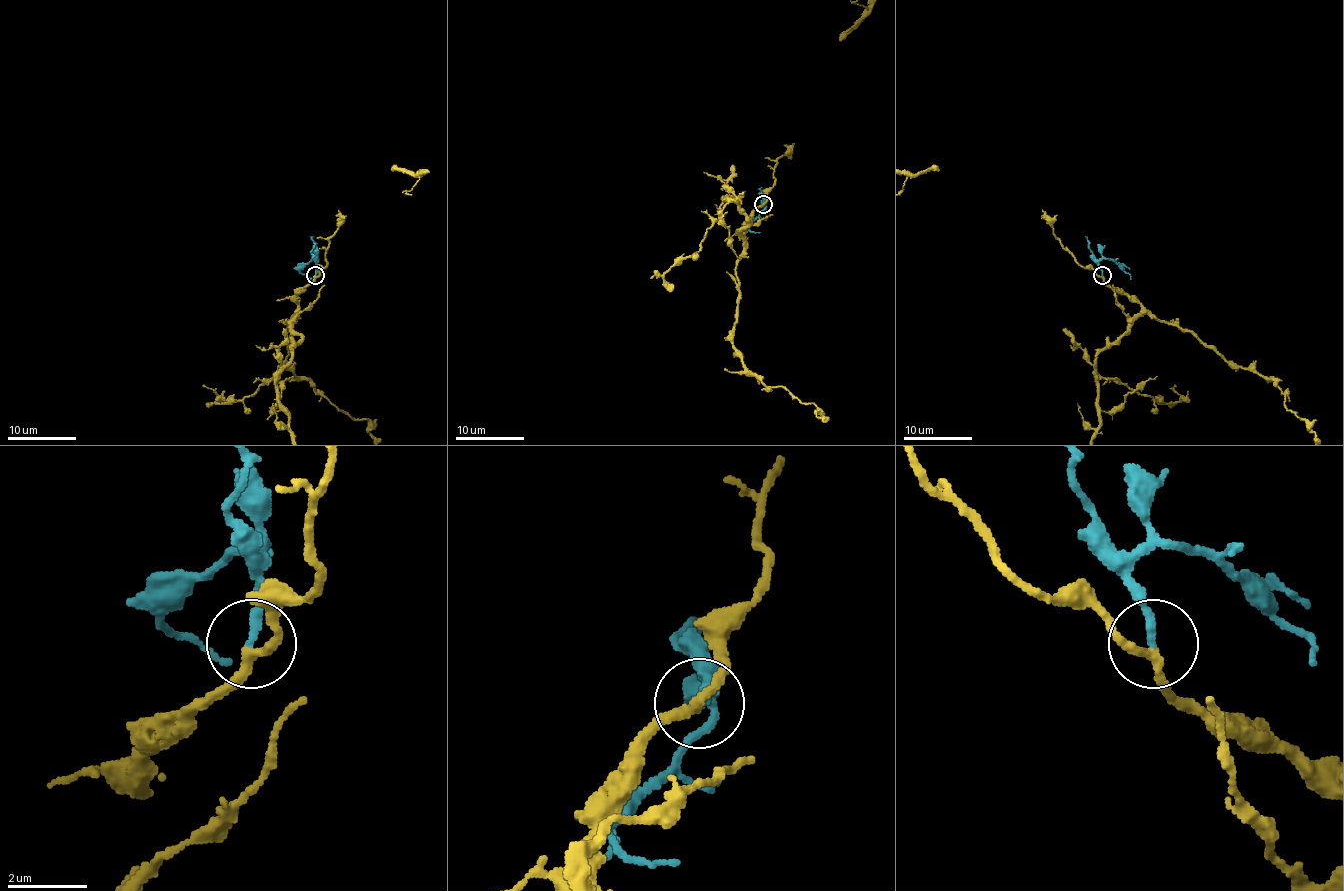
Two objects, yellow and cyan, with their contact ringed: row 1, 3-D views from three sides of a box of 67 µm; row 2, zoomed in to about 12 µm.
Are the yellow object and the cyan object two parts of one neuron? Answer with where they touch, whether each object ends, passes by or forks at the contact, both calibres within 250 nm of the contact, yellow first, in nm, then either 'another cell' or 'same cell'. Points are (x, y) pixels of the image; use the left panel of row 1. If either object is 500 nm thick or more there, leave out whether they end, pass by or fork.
at (315, 275); yellow passes by; cyan ends there; 200 nm thick on the yellow side, 240 nm on the other; same cell

